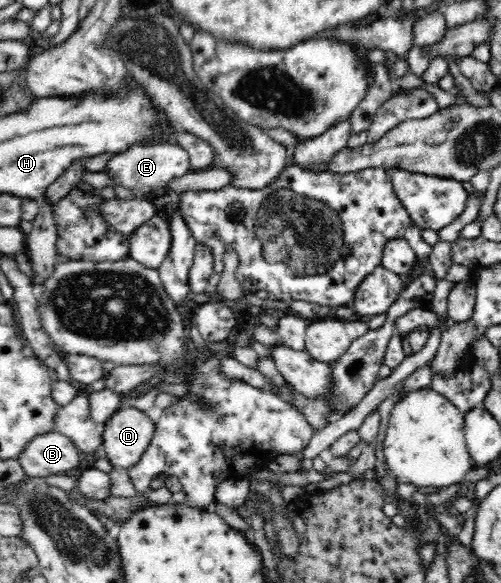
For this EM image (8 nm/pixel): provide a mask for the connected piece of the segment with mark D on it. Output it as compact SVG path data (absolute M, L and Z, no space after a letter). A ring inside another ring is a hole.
M123 407L112 413L104 423L101 456L113 469L136 467L155 433L154 416L134 407Z

